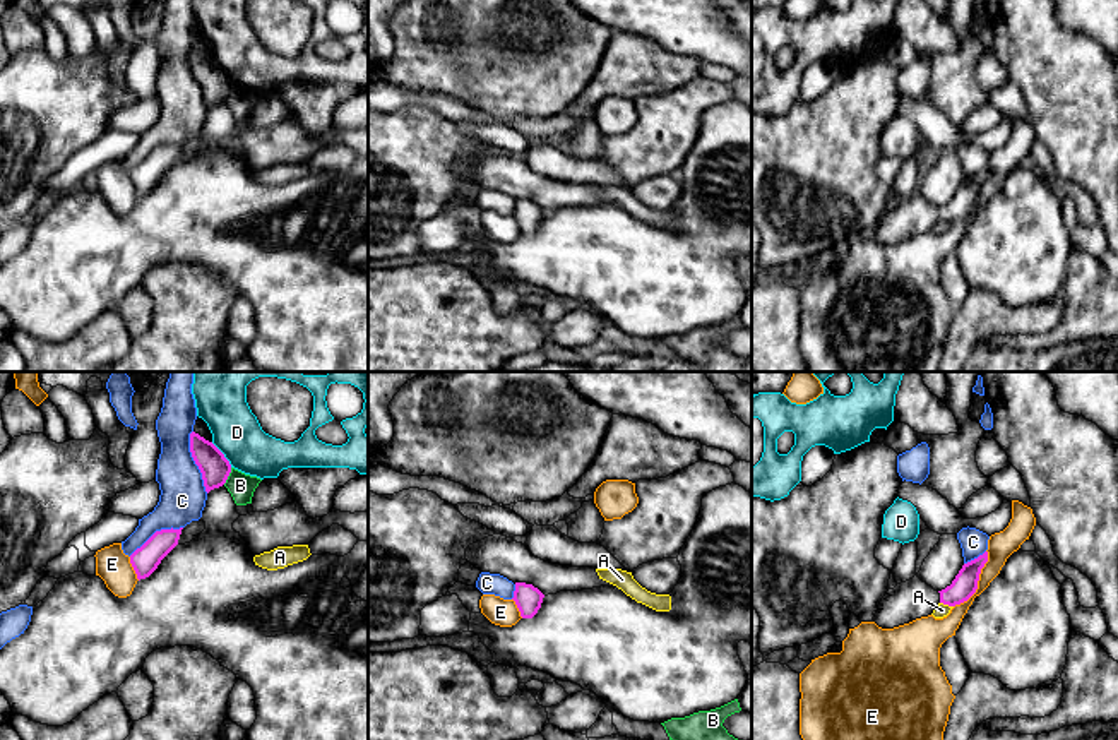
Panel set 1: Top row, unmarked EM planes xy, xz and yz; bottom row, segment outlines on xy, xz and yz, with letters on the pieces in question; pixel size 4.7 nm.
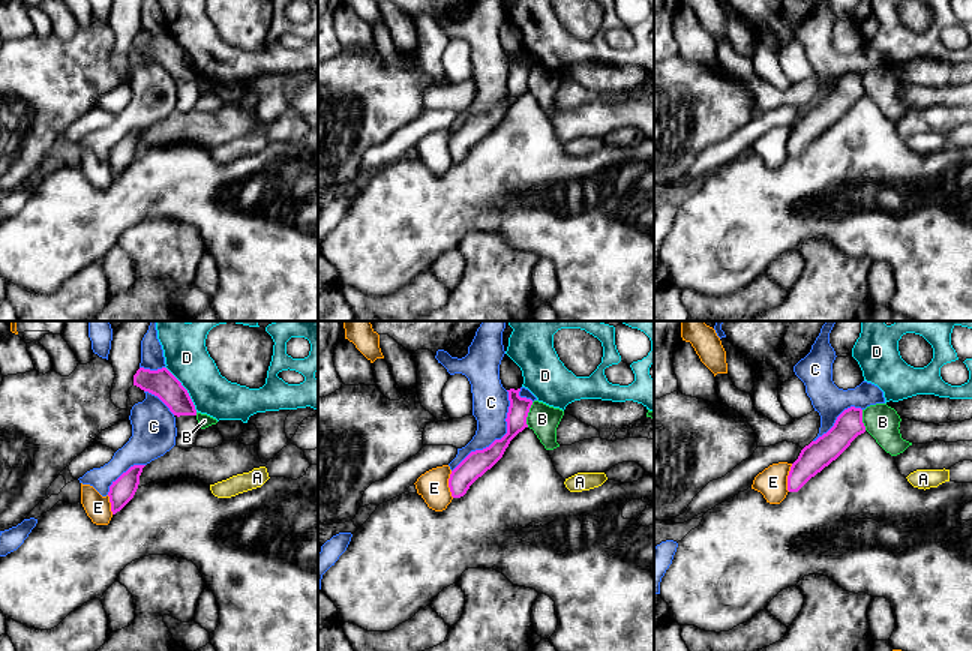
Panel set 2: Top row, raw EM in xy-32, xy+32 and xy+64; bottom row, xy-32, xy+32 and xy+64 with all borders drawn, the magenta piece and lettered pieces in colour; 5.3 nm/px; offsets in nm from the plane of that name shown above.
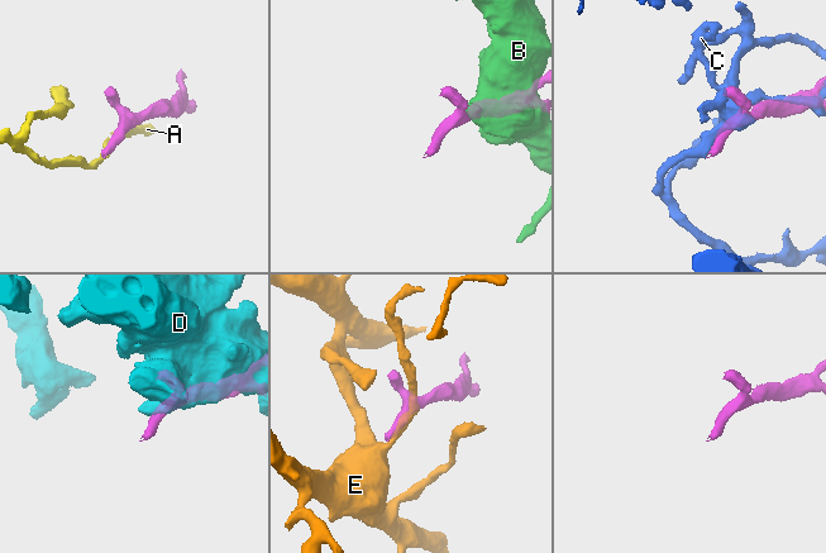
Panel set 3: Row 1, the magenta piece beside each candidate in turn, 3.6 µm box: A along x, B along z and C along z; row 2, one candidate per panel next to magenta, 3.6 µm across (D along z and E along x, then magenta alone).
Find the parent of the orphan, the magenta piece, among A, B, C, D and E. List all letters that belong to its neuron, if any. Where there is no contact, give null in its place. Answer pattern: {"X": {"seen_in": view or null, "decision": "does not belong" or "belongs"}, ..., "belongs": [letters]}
{"A": {"seen_in": "yz", "decision": "does not belong"}, "B": {"seen_in": "xy", "decision": "does not belong"}, "C": {"seen_in": "xy", "decision": "does not belong"}, "D": {"seen_in": "xy", "decision": "does not belong"}, "E": {"seen_in": "yz", "decision": "does not belong"}, "belongs": []}

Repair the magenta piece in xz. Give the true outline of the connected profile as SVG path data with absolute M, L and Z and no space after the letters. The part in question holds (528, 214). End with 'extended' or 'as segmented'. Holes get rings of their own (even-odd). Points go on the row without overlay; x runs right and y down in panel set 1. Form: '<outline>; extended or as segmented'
M515 199L514 218L522 235L532 235L541 224L544 211L532 200Z; as segmented

